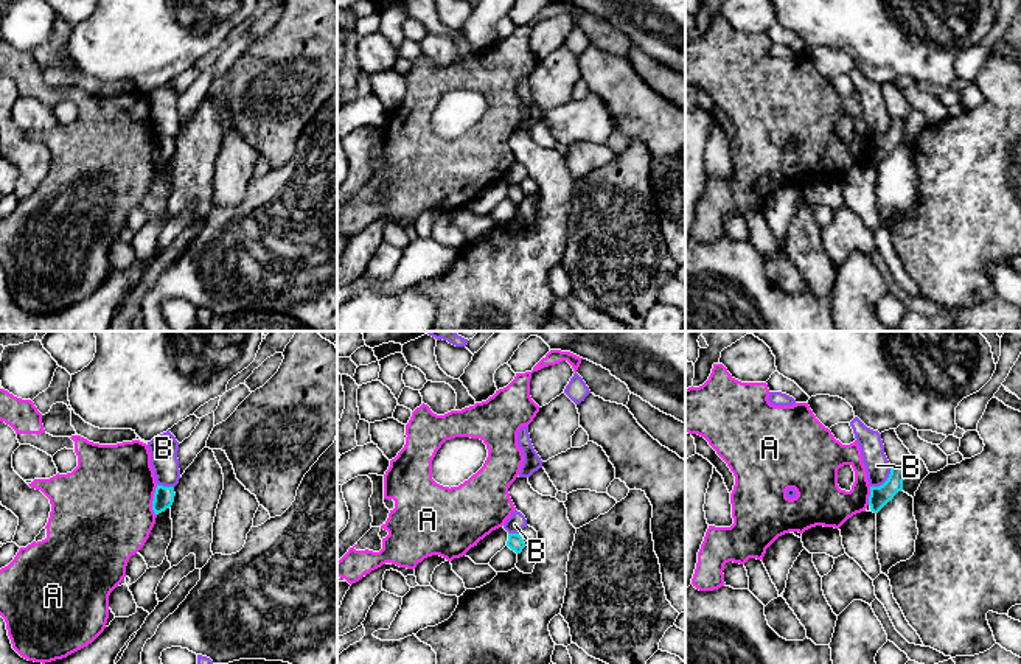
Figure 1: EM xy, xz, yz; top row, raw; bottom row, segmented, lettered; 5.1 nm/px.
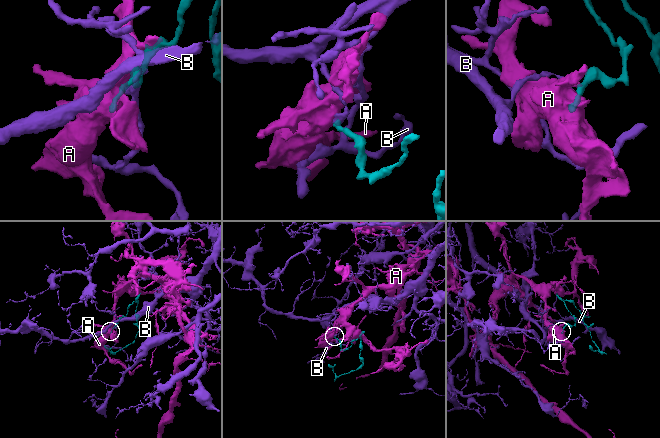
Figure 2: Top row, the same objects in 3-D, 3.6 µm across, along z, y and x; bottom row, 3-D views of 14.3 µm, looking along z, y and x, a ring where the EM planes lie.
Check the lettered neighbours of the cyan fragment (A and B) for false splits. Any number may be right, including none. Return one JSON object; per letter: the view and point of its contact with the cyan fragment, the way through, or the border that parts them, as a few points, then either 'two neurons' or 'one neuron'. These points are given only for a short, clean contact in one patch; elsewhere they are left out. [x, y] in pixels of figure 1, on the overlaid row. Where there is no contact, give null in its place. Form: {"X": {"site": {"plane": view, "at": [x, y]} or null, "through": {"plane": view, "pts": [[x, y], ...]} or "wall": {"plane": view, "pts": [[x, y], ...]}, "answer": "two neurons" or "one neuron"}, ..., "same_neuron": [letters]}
{"A": {"site": {"plane": "xy", "at": [154, 499]}, "wall": {"plane": "xy", "pts": [[157, 484], [153, 493], [153, 512], [156, 515]]}, "answer": "two neurons"}, "B": {"site": {"plane": "yz", "at": [886, 481]}, "wall": {"plane": "yz", "pts": [[892, 467], [881, 484], [871, 487]]}, "answer": "two neurons"}, "same_neuron": []}

